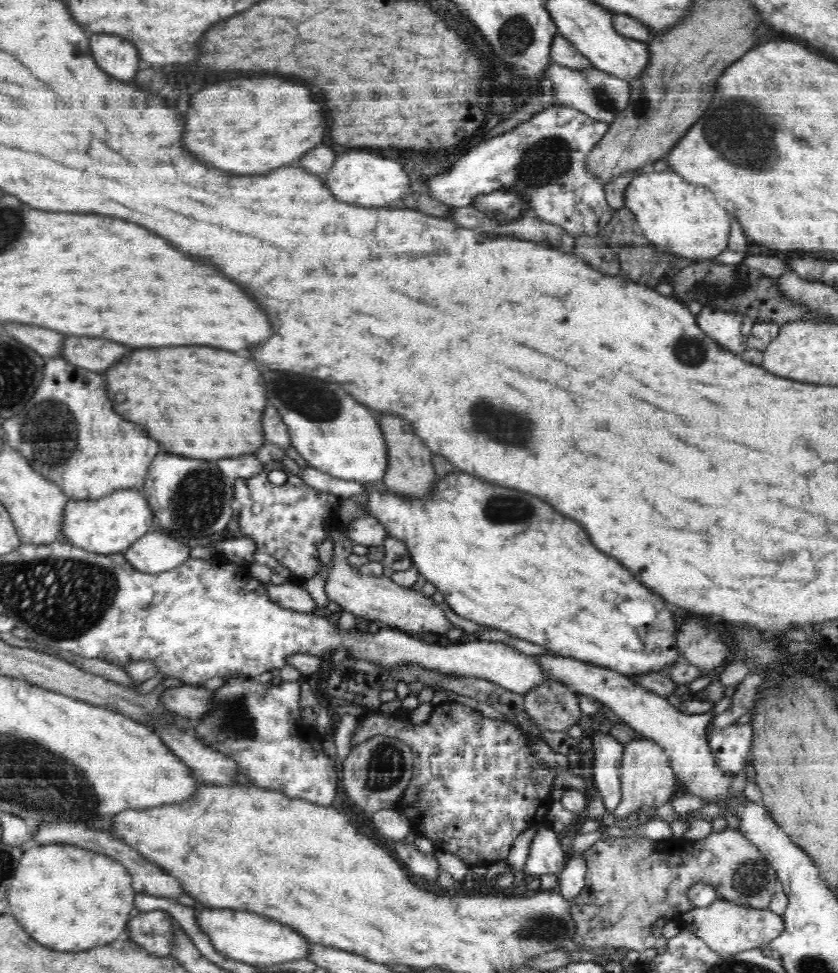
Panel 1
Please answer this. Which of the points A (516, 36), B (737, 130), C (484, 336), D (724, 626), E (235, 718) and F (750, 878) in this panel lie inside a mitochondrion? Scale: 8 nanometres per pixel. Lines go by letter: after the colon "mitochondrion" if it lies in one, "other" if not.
A: mitochondrion
B: mitochondrion
C: other
D: other
E: mitochondrion
F: mitochondrion

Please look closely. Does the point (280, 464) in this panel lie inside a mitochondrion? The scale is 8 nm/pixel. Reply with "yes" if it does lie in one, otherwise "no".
no

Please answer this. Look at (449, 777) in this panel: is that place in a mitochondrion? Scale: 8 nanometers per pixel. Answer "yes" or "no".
no

